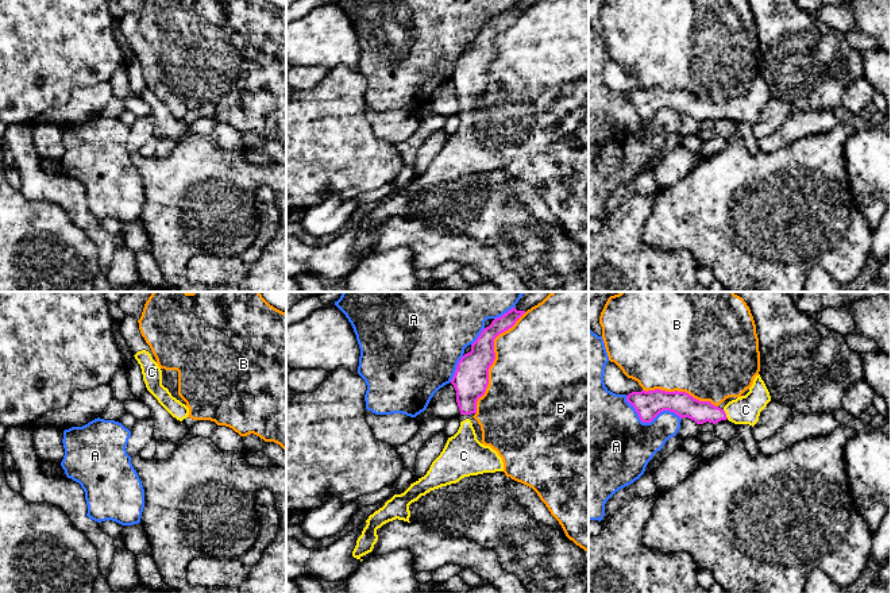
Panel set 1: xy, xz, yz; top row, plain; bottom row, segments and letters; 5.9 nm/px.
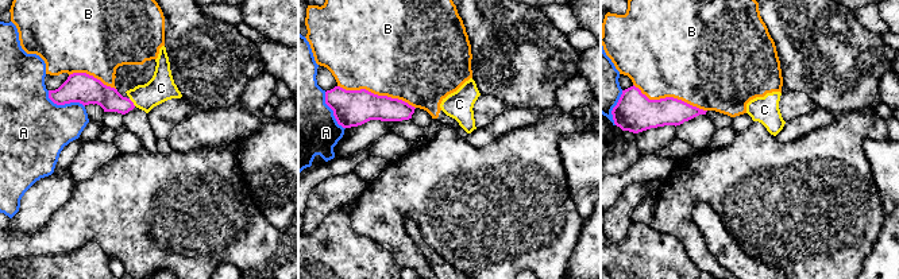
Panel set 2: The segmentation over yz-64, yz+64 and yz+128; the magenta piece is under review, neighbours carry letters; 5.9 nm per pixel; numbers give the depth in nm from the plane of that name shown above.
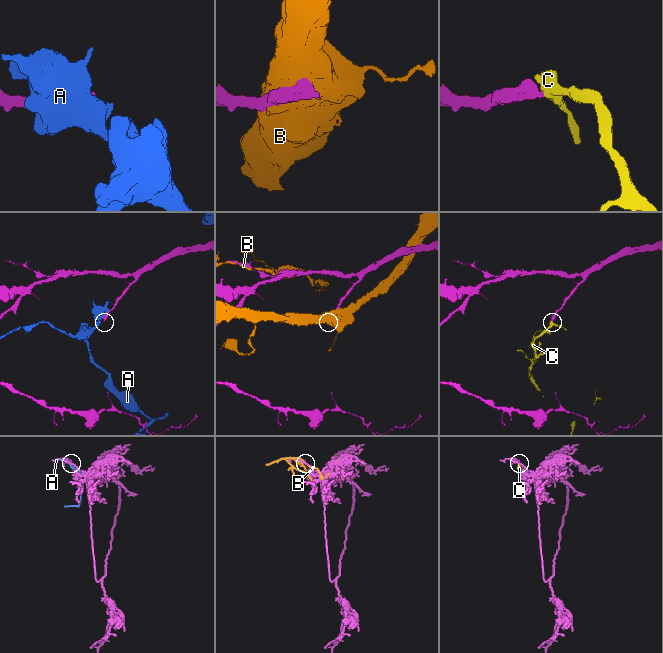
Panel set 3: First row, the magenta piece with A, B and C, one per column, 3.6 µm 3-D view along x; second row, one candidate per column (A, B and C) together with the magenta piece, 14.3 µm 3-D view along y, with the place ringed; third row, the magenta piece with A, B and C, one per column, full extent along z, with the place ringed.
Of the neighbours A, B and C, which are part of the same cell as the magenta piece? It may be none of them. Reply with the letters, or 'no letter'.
C

